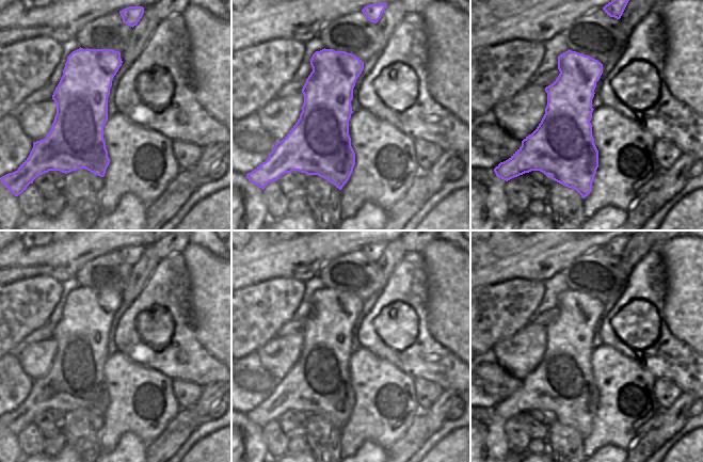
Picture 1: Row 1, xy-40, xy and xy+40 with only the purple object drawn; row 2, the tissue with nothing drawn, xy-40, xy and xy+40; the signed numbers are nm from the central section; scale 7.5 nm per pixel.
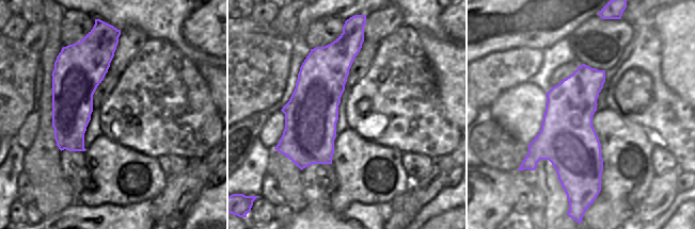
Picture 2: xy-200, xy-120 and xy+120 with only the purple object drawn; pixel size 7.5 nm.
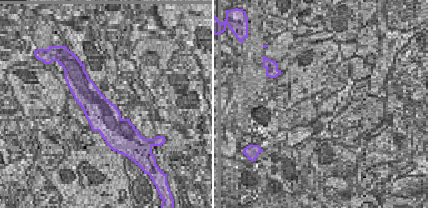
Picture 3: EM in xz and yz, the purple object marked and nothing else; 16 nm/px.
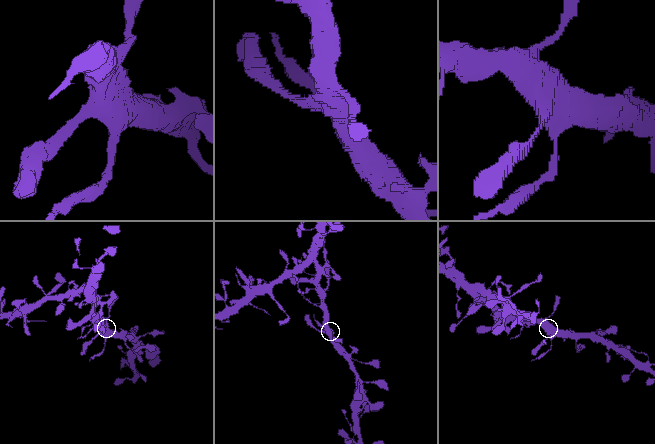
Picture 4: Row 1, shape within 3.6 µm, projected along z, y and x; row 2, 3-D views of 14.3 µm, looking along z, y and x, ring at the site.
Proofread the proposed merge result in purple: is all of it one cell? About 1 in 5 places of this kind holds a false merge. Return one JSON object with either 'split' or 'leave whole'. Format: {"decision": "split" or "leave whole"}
{"decision": "leave whole"}

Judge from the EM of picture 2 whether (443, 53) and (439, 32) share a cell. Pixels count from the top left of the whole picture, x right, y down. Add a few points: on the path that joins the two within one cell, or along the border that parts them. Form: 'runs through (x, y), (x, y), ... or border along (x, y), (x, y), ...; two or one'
border along (419, 33), (426, 32), (446, 38); two

